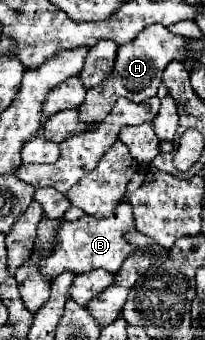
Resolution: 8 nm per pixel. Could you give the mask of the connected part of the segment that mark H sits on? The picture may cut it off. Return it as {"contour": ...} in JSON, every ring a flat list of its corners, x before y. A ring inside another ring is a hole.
{"contour":[[148,26,146,30,142,30,142,34,138,34,138,38,134,38,134,42,128,42,126,46,118,48,114,74,110,76,108,82,102,82,102,86,94,86,88,90,86,100,80,106,80,120,82,122,104,120,118,96,124,96,134,102,150,100,158,92,162,70,172,60,184,60,184,54,186,54,186,44,182,36,172,34,166,26]]}

